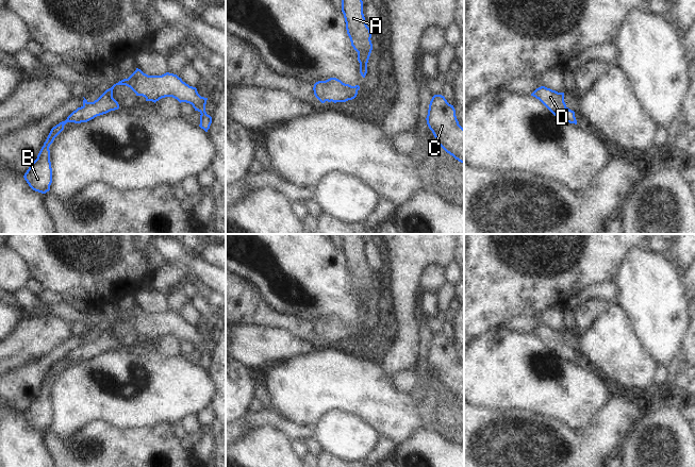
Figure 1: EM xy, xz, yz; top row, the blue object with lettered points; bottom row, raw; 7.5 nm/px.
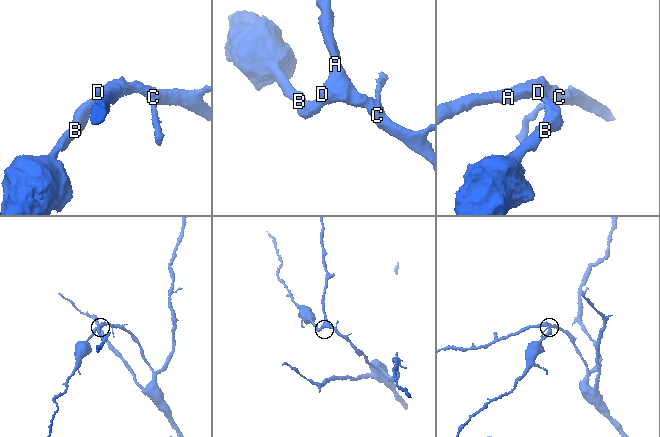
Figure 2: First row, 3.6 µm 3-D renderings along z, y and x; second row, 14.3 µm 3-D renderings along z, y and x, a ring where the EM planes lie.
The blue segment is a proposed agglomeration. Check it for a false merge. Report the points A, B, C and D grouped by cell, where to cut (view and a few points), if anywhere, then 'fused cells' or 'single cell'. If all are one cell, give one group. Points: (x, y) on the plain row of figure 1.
A B C D; no cut; single cell

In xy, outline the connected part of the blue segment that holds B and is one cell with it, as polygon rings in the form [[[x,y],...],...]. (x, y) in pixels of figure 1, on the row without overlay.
[[[136,306],[128,317],[123,317],[114,322],[94,340],[88,340],[84,336],[81,346],[73,349],[65,360],[60,361],[51,367],[37,397],[32,401],[23,414],[33,429],[42,432],[46,432],[50,429],[52,406],[49,385],[54,377],[64,368],[64,364],[67,361],[87,361],[97,354],[119,347],[118,340],[113,336],[113,328],[116,323],[126,323],[130,326],[136,334],[143,334],[146,336],[146,339],[152,339],[154,341],[165,335],[172,335],[180,341],[189,341],[195,349],[201,352],[199,365],[205,370],[210,367],[212,355],[205,350],[208,336],[201,335],[196,326],[189,324],[173,312],[166,311],[162,314],[148,314]]]

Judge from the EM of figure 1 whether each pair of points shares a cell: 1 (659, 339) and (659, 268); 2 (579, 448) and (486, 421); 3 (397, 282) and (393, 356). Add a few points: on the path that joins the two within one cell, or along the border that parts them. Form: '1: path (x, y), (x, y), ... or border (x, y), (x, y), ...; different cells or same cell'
1: path (659, 321), (659, 286); same cell
2: path (556, 440), (510, 440); same cell
3: path (403, 300), (403, 338); same cell

